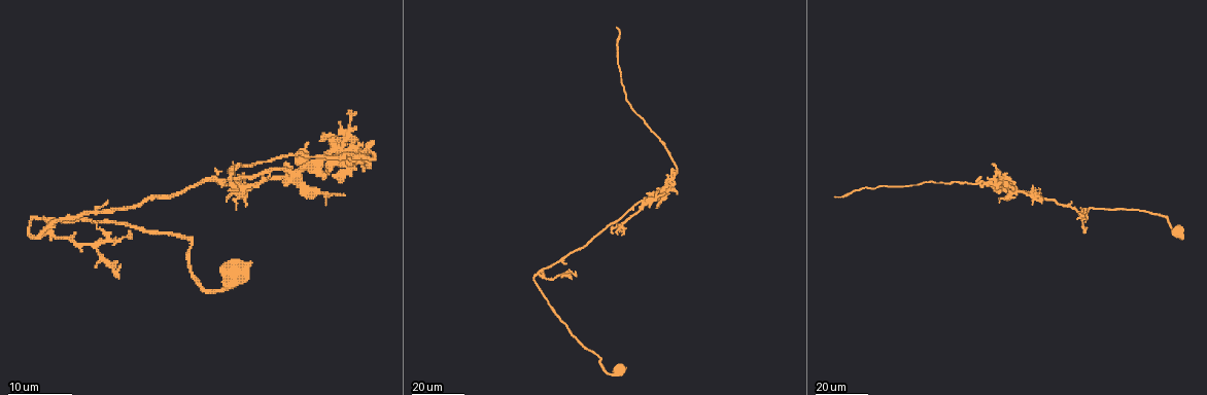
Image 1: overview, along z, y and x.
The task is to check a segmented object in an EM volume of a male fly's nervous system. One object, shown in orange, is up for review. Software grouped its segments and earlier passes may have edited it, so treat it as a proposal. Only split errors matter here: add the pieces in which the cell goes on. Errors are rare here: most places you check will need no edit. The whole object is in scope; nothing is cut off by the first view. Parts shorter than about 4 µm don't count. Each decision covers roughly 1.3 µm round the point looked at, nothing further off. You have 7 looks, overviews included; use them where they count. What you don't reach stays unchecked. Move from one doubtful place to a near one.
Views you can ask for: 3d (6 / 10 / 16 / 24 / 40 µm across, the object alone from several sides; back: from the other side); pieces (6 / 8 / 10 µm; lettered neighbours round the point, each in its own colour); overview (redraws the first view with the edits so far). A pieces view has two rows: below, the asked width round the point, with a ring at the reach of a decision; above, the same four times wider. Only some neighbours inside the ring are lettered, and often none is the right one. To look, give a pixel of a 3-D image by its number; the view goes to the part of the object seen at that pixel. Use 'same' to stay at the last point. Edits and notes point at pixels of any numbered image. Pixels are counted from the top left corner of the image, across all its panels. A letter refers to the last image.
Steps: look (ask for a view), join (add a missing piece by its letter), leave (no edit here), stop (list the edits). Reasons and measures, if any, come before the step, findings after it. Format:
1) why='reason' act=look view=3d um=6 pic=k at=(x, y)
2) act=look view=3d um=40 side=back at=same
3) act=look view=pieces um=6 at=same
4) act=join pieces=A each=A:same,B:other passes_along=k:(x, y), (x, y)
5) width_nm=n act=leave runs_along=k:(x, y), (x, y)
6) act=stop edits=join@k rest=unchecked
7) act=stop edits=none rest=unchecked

why='an open end' act=look view=3d um=16 pic=1 at=(657, 207)

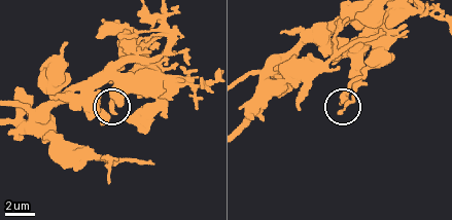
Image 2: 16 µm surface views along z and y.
why='what lies round it' act=look view=pieces um=8 pic=2 at=(112, 112)

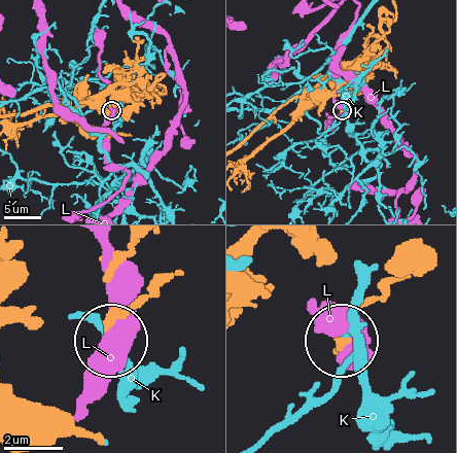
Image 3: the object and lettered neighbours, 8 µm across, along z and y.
width_nm=330 act=leave each=K:other,L:other found='no lettered piece goes on from it'

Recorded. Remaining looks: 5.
why='tapers out' act=look view=3d um=24 pic=1 at=(663, 193)

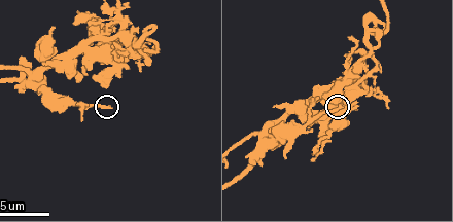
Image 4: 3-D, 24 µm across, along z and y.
act=look view=pieces um=10 pic=4 at=(109, 107)

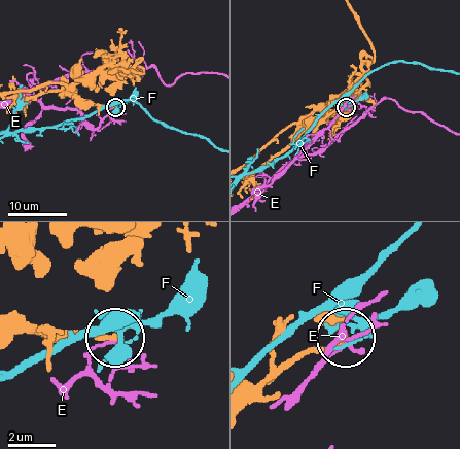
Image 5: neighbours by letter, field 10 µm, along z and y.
act=leave each=E:other,F:other found='no lettered piece goes on from it'

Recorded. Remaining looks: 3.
why='branch stops here' act=look view=3d um=6 pic=4 at=(20, 58)

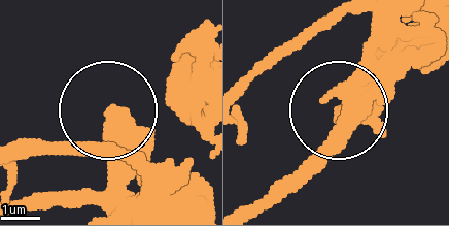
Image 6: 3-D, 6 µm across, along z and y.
why='what lies round it' act=look view=pieces um=6 pic=6 at=(113, 111)

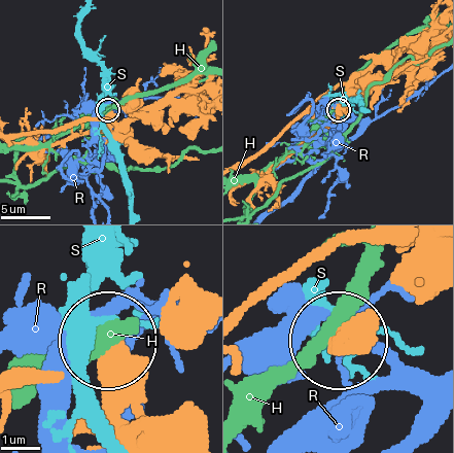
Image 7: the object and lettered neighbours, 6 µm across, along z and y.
act=leave each=H:other,R:other,S:other runs_along=7:(125, 428), (108, 343) found='none of them fits'

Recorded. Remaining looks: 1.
act=stop edits=none rest=unchecked

